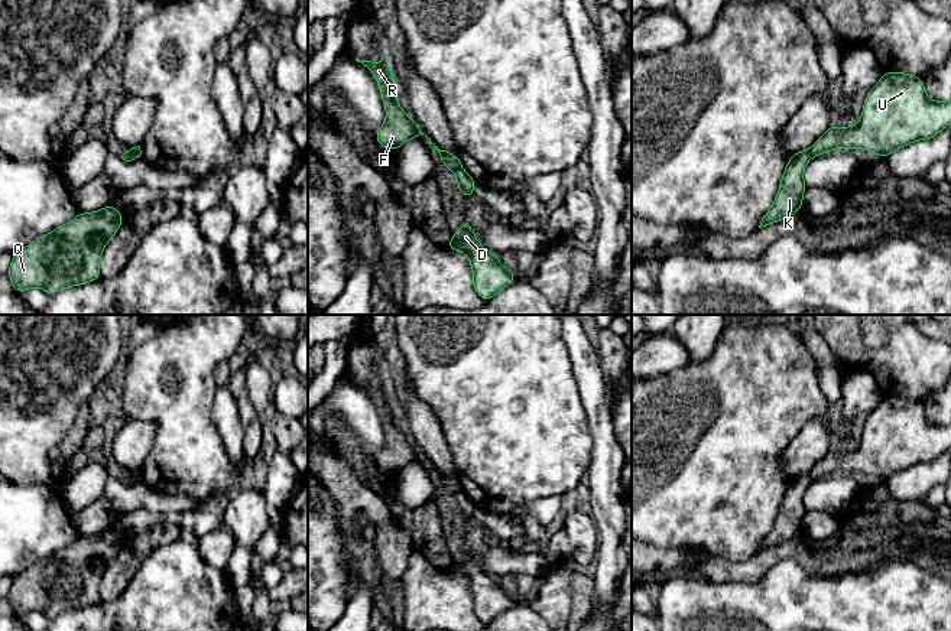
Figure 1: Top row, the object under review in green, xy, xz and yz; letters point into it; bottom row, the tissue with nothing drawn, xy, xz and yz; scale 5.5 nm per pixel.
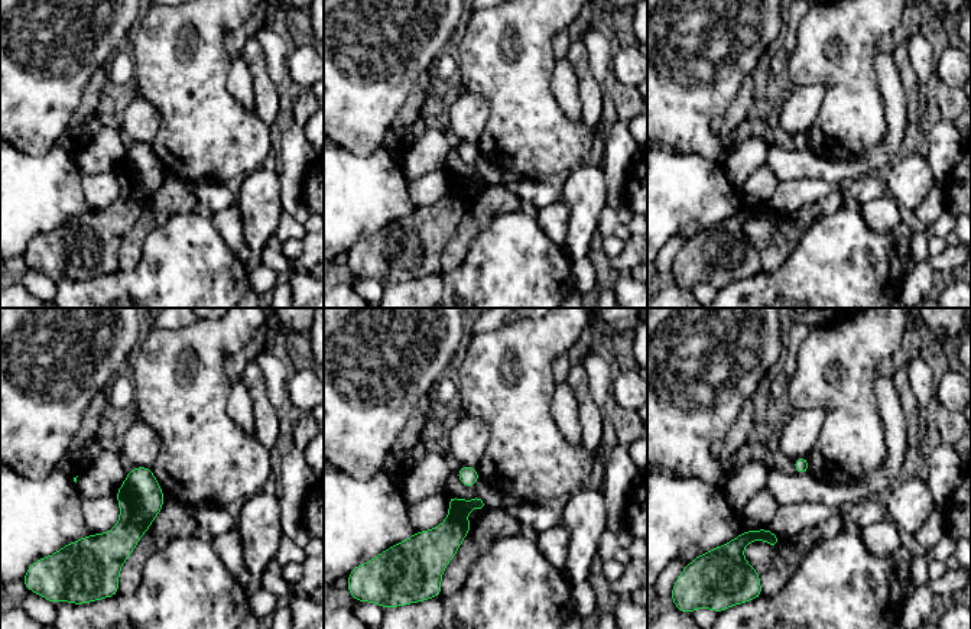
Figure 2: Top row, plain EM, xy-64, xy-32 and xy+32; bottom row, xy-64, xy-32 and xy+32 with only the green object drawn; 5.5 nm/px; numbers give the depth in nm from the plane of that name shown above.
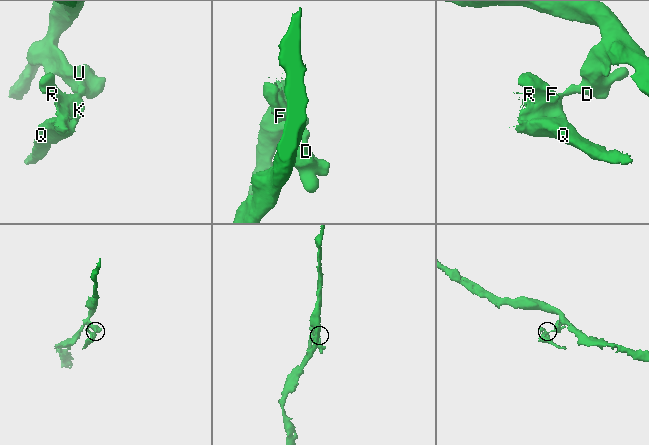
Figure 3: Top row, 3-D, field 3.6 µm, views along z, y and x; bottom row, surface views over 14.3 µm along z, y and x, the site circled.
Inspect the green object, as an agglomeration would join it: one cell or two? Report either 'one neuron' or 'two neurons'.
two neurons

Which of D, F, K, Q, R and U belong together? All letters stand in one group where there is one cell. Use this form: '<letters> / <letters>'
D U / F K Q R

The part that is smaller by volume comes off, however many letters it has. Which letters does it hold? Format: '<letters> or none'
F, K, Q, R

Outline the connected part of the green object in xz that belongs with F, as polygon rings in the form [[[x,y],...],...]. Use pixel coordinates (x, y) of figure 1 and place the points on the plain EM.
[[[383,378],[379,388],[371,384],[360,384],[376,401],[384,433],[387,436],[384,446],[377,453],[376,465],[380,471],[395,475],[410,462],[422,462],[425,458],[416,445],[412,445],[405,433],[397,427],[396,419],[400,414],[390,396],[389,380]]]

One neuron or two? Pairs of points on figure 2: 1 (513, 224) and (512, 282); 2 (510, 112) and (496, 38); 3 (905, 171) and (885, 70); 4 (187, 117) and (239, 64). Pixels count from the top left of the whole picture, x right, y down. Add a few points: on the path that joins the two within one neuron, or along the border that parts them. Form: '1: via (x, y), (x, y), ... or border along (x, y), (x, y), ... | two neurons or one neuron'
1: via (513, 239), (512, 268) | one neuron
2: via (510, 93), (510, 62), (507, 57) | one neuron
3: border along (899, 153), (882, 175) | two neurons
4: border along (230, 60), (227, 90), (242, 106) | two neurons

